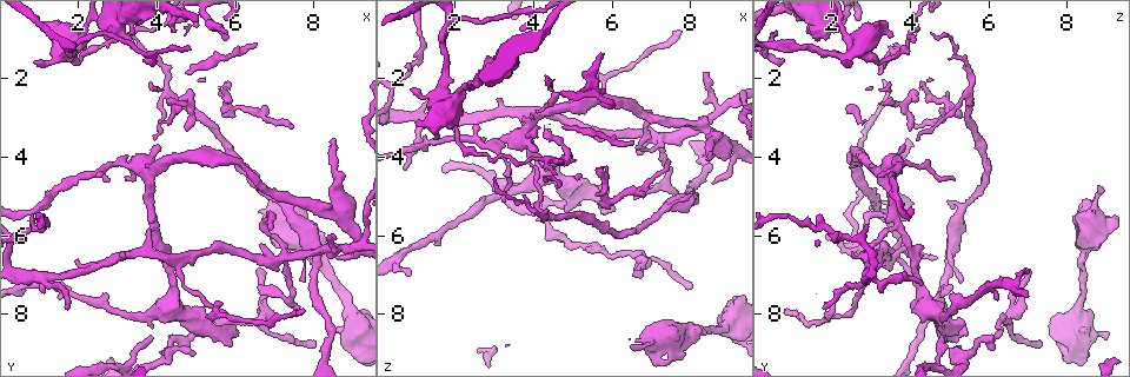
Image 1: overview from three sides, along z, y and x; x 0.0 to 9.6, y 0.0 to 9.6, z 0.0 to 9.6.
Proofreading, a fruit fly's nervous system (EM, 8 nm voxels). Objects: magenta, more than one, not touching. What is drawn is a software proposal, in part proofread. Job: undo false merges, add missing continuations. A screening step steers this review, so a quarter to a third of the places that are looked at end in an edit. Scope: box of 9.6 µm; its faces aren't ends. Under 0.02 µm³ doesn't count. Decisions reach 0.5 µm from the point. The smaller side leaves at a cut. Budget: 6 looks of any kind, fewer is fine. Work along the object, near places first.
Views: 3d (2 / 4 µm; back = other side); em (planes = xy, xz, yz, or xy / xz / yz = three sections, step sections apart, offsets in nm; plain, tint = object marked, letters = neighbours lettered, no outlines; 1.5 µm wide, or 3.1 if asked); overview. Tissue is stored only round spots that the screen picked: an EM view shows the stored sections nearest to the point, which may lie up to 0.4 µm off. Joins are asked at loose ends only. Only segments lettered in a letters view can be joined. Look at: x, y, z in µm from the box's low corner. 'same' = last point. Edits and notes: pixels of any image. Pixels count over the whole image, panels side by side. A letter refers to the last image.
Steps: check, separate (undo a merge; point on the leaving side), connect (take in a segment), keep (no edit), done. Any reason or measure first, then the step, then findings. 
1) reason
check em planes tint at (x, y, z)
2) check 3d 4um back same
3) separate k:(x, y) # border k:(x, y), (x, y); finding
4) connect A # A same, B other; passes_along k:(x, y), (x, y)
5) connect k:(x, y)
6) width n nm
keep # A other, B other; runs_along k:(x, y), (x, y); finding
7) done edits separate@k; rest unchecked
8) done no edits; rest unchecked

stops while still wide
check em xz step 4 letters at (5.80, 8.45, 5.45)

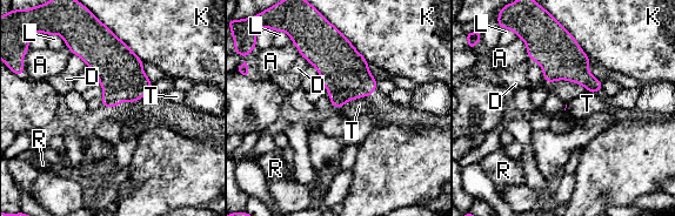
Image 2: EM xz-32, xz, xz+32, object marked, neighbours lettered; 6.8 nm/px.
keep # A other, D other, K other, L other, R other, T other; border 2:(366, 96), (356, 96), (345, 102); none of them fits

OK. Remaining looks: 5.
free end
check em xy step 8 letters at (0.90, 6.95, 7.00)

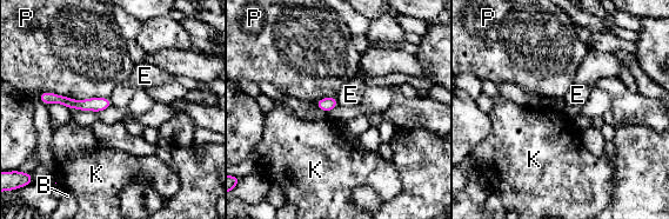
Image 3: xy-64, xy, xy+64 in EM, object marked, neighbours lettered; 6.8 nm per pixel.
cut it another way
check em planes letters same

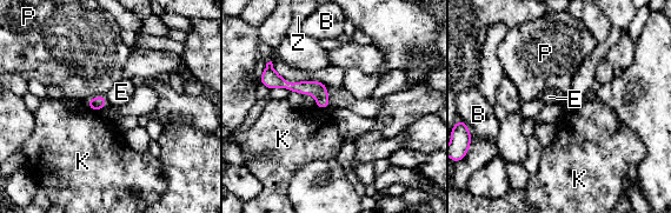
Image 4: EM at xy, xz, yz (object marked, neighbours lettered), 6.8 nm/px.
width 90 nm
keep # B other, E other, K other, P other, Z other; runs_along 4:(268, 81), (310, 87), (326, 105); no lettered segment goes on from it

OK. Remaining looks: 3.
sudden change in width
check 3d 4um at (7.95, 6.10, 8.35)

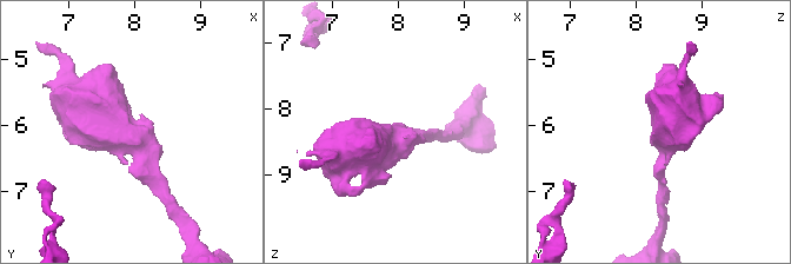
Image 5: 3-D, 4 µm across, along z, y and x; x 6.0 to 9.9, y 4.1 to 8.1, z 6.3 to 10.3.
arm_widths 160, 700 nm
check em planes plain at (7.90, 6.15, 8.35)

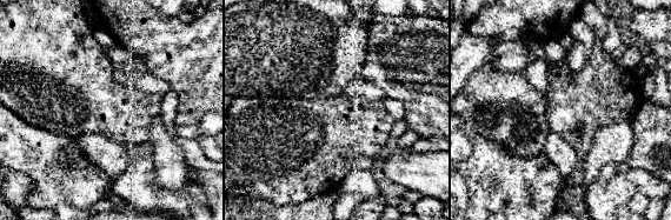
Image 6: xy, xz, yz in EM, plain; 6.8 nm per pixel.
check em planes letters same

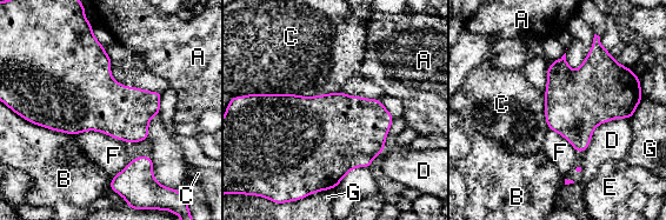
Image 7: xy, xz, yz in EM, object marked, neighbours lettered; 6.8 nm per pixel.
width 440 nm
keep # A other, B other, C other, D other, E other, F other, G other; continuous, no second cell

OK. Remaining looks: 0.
done no edits; rest unchecked

